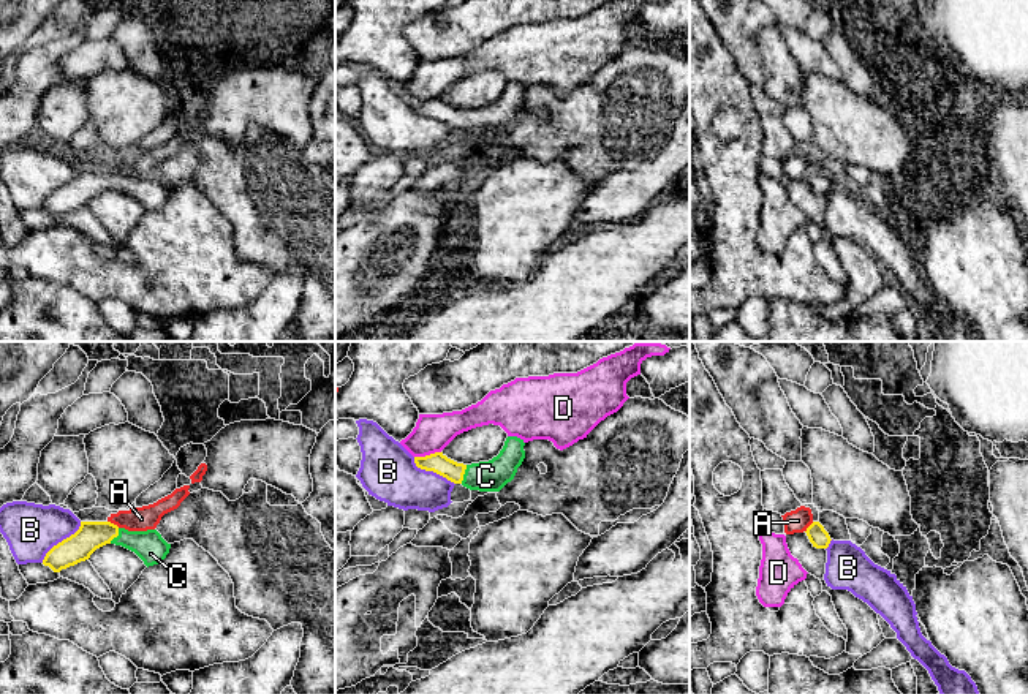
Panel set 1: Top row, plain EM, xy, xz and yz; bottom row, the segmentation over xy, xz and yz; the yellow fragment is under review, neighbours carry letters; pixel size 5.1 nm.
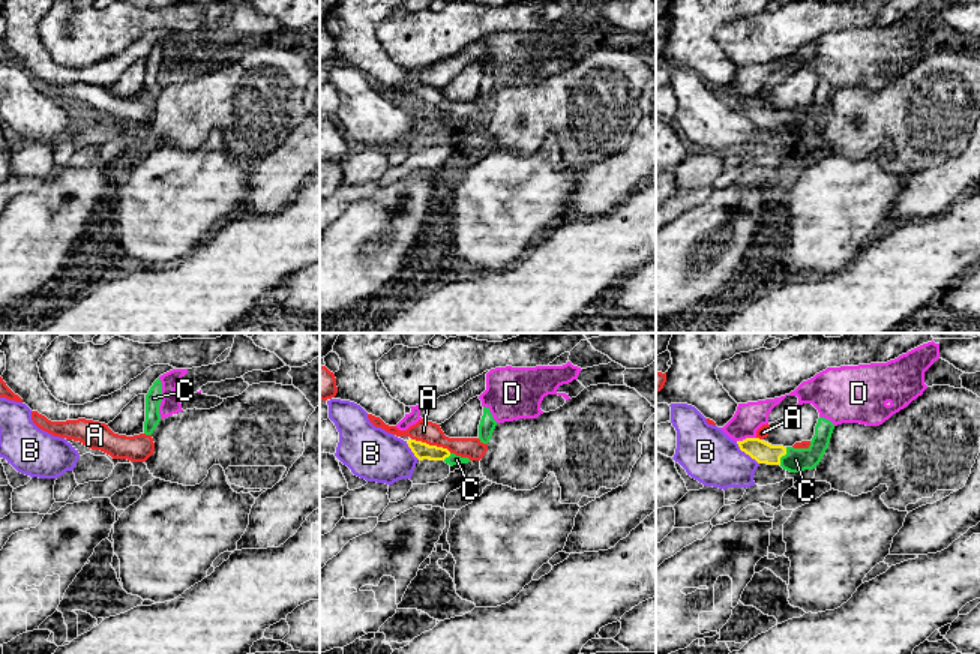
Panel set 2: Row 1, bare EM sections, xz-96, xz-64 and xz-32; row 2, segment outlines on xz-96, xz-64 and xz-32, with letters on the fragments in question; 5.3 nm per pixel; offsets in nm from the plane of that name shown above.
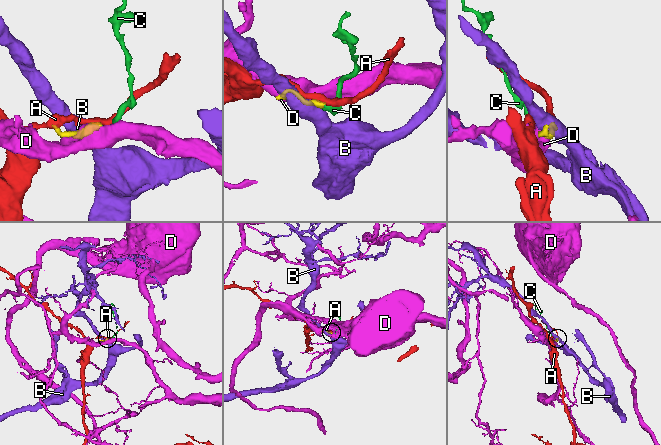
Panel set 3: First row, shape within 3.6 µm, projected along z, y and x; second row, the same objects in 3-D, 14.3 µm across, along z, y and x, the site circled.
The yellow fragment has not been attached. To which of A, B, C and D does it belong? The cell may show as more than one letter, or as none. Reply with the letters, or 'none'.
C

